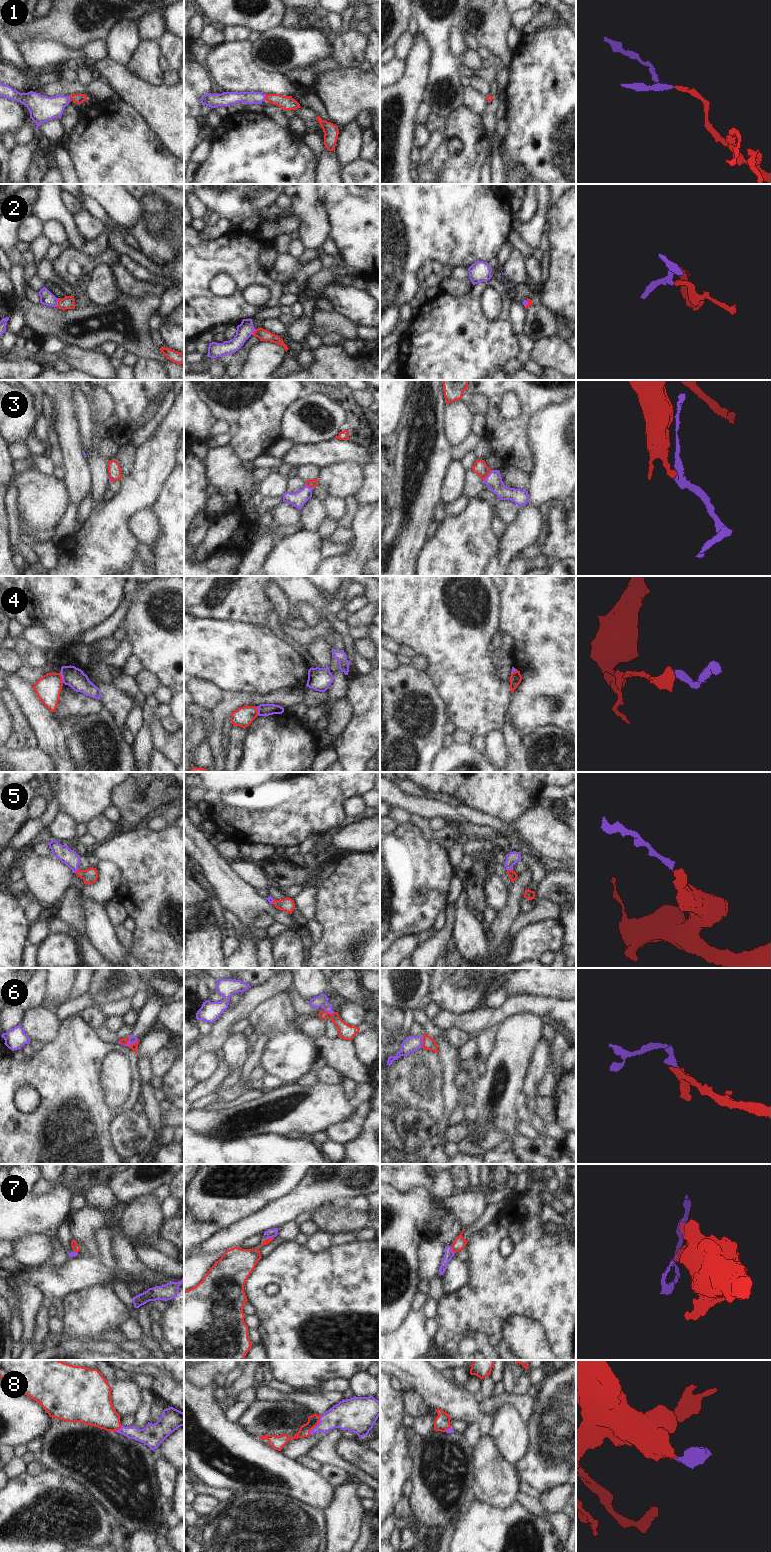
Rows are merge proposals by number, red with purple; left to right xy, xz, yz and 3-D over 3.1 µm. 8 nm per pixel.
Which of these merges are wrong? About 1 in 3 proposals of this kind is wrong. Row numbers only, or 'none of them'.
4, 6, 7

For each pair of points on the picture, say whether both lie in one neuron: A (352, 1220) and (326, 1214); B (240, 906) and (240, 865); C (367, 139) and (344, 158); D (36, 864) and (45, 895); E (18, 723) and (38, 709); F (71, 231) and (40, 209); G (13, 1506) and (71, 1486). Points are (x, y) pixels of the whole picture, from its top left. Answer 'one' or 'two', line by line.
A: one
B: two
C: two
D: one
E: two
F: one
G: one

